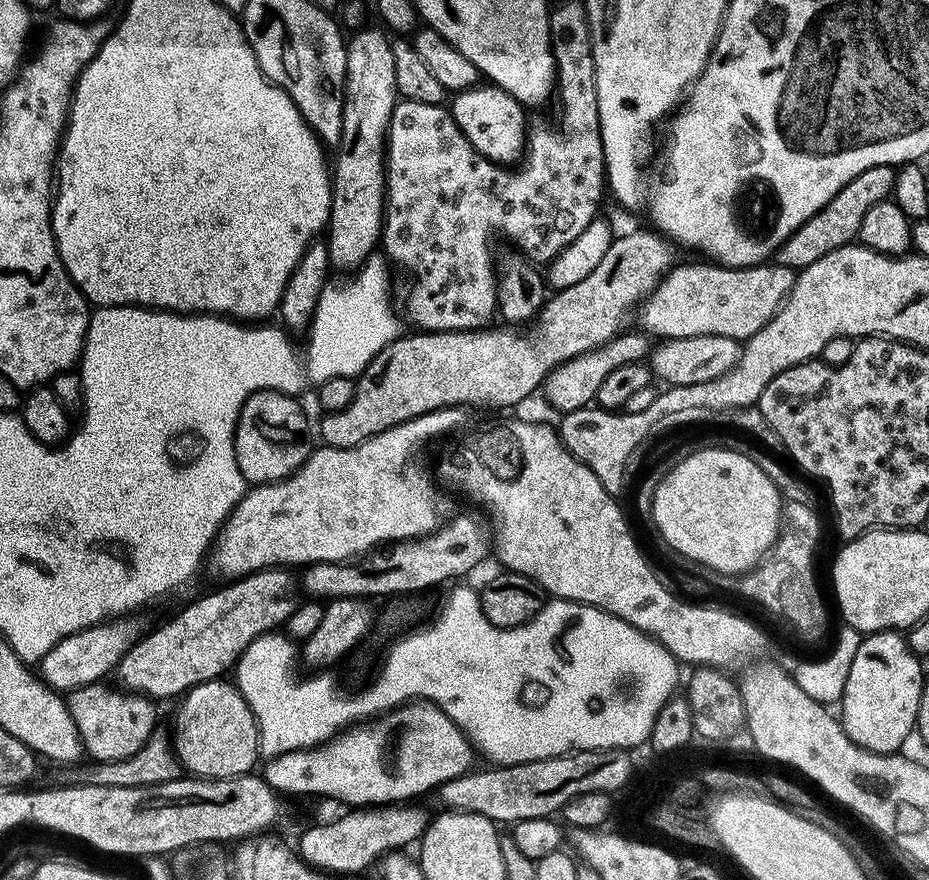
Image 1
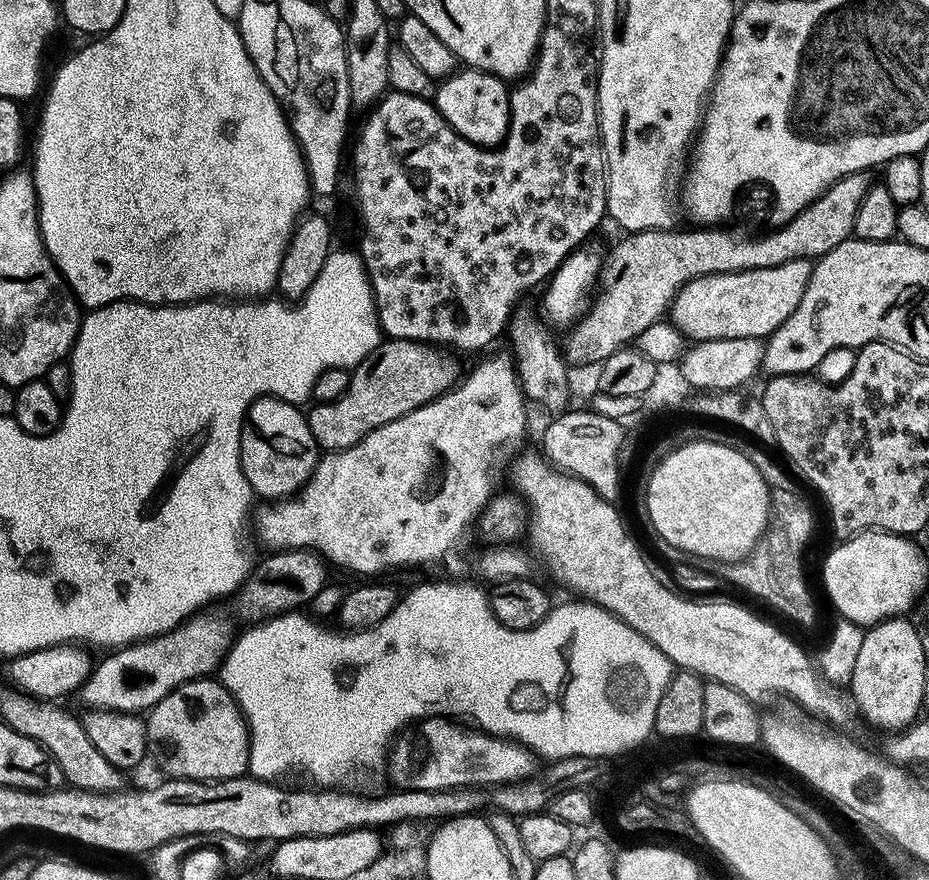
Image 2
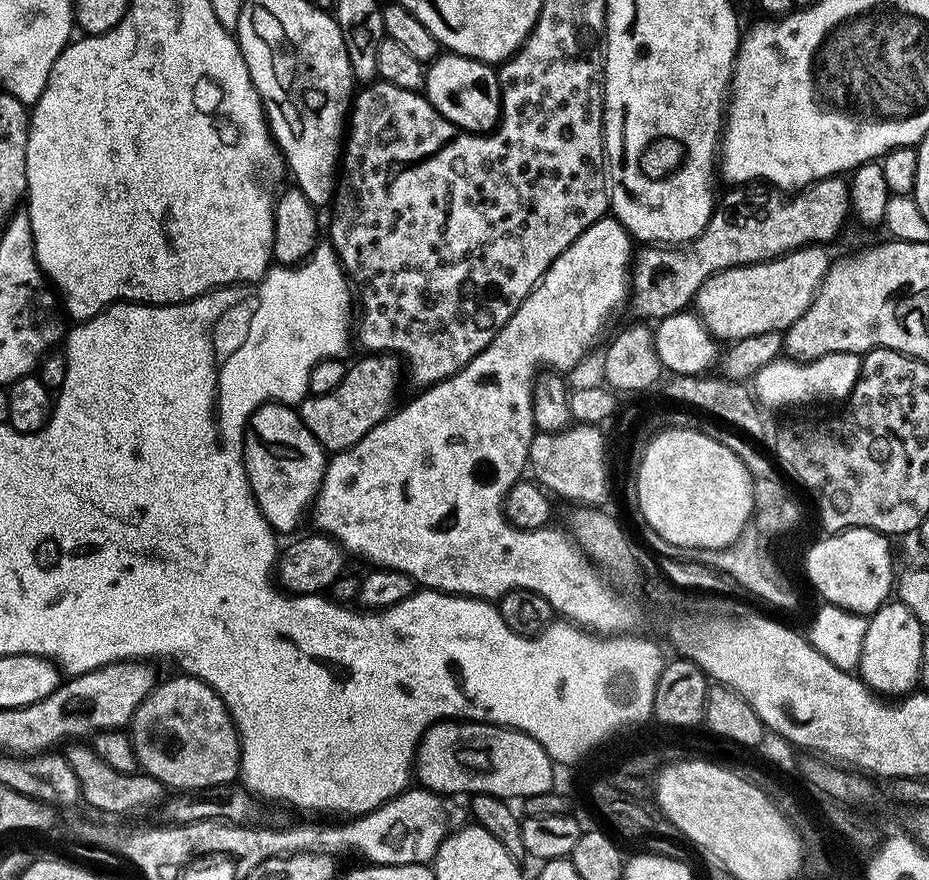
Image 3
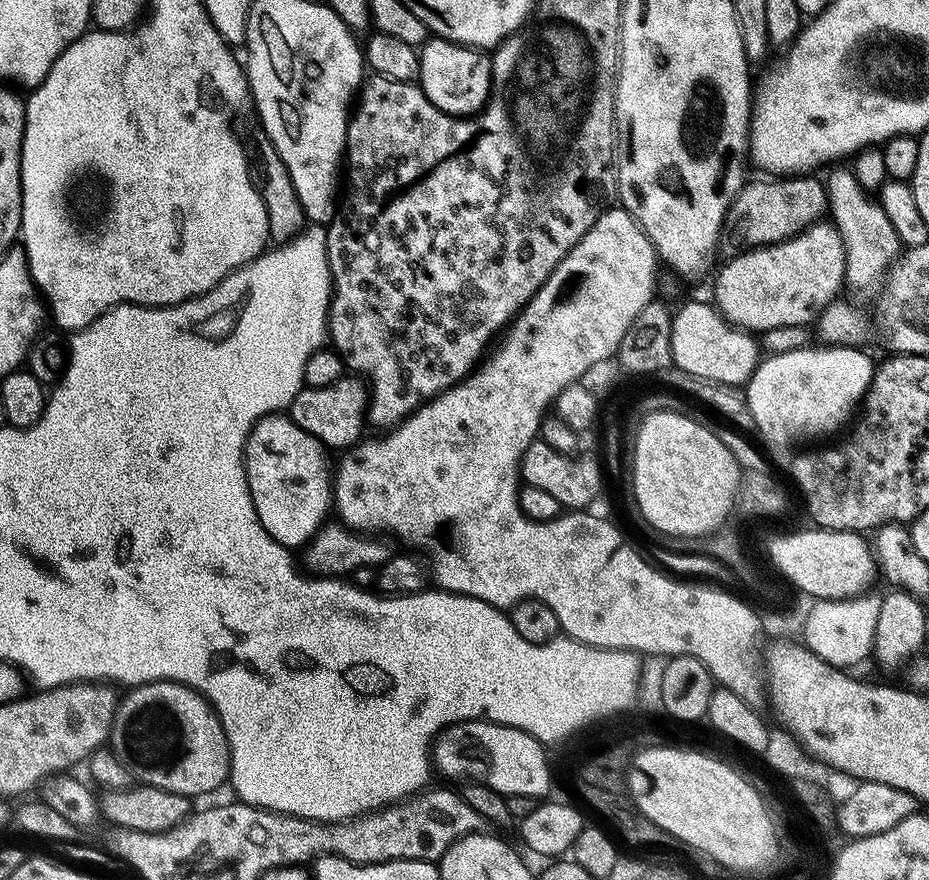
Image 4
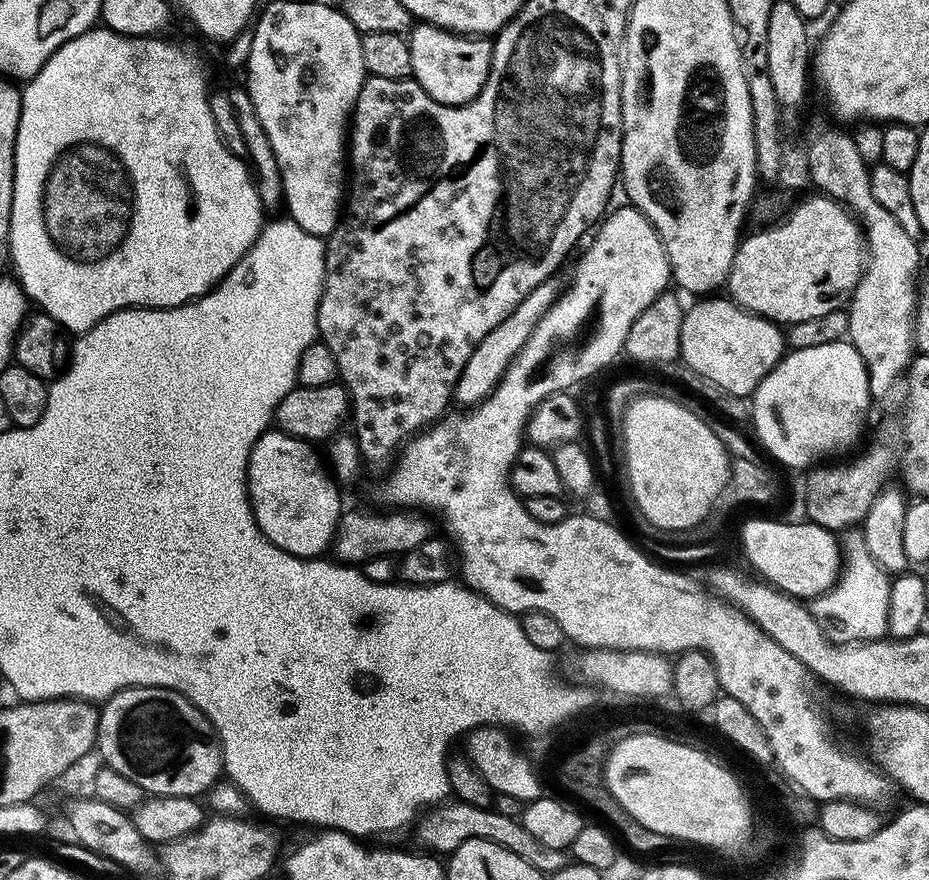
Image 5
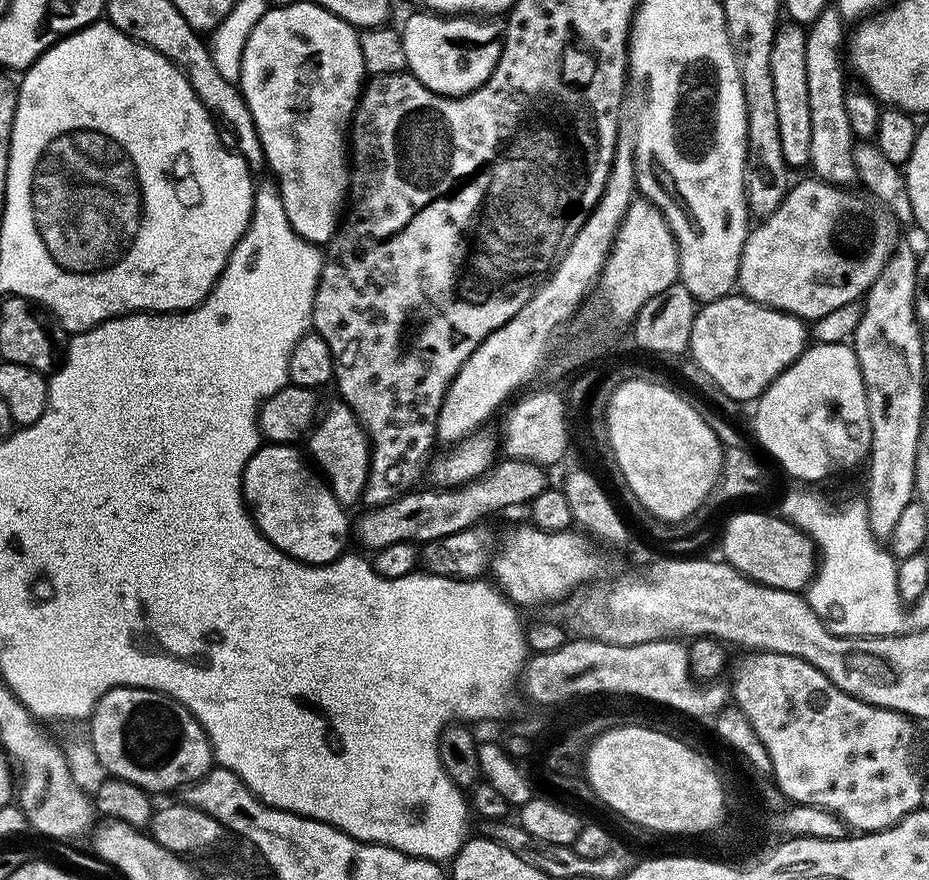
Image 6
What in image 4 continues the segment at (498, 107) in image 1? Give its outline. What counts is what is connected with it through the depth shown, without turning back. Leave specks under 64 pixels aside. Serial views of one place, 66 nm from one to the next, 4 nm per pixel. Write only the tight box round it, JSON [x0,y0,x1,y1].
[419,38,492,118]

